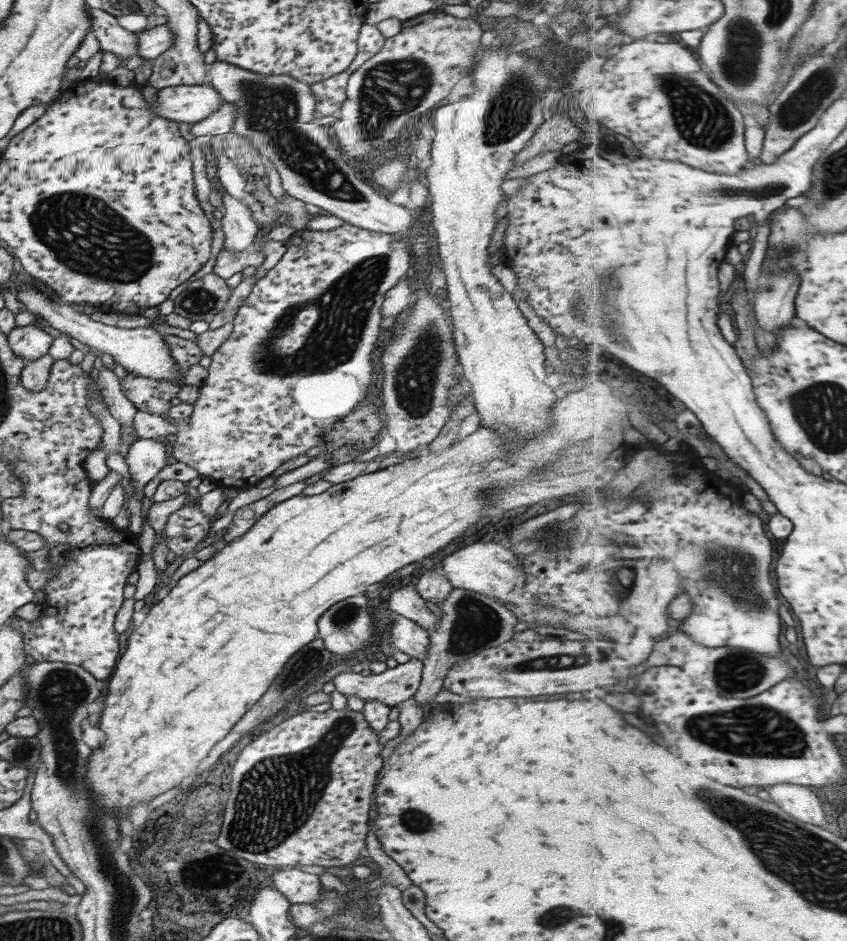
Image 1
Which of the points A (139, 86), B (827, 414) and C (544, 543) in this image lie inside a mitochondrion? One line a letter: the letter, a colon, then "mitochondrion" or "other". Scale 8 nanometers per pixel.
A: other
B: mitochondrion
C: mitochondrion

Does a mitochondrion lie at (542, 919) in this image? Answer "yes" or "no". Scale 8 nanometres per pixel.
yes

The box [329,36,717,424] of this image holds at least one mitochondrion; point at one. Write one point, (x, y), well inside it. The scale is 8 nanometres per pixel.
(390, 89)

